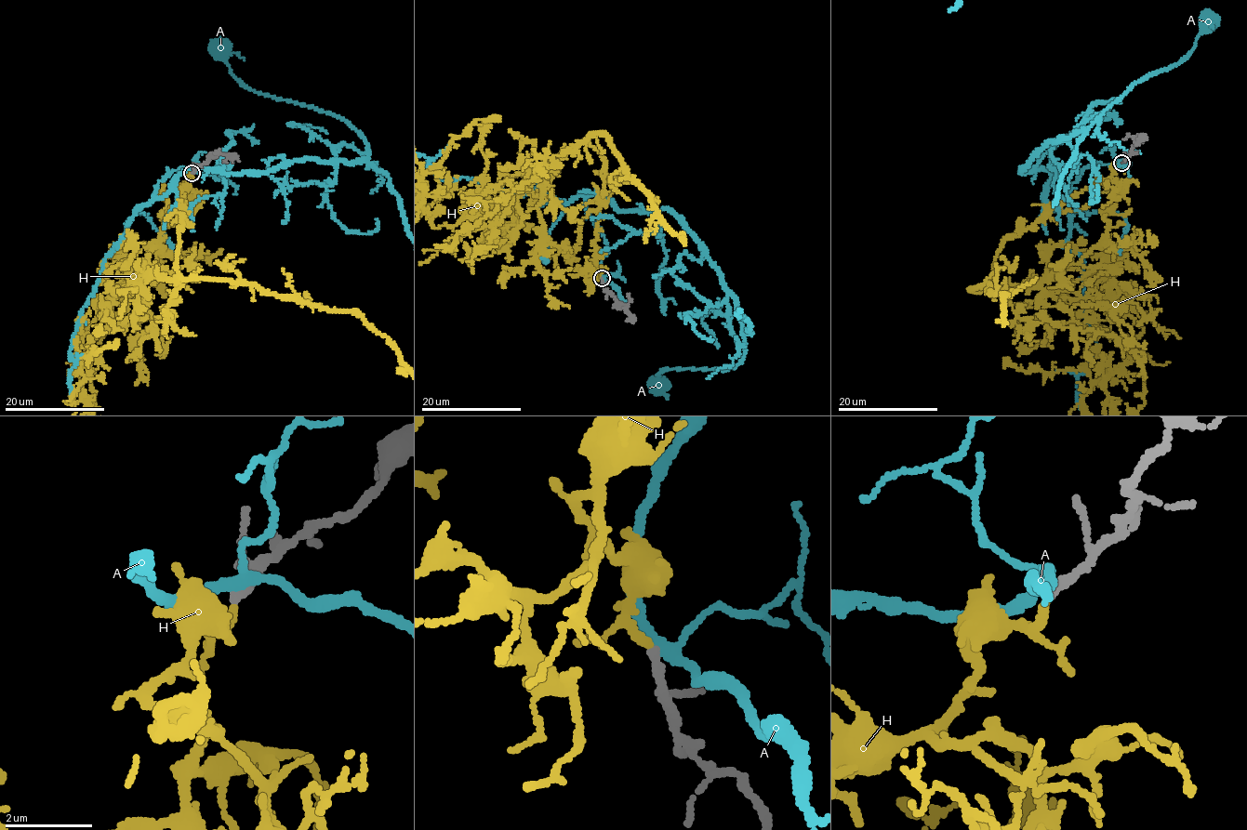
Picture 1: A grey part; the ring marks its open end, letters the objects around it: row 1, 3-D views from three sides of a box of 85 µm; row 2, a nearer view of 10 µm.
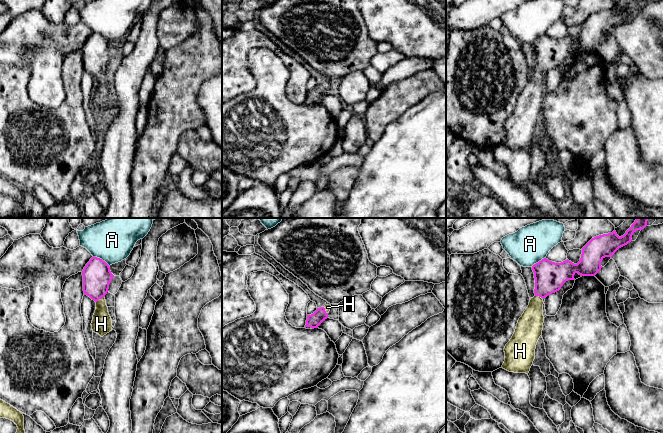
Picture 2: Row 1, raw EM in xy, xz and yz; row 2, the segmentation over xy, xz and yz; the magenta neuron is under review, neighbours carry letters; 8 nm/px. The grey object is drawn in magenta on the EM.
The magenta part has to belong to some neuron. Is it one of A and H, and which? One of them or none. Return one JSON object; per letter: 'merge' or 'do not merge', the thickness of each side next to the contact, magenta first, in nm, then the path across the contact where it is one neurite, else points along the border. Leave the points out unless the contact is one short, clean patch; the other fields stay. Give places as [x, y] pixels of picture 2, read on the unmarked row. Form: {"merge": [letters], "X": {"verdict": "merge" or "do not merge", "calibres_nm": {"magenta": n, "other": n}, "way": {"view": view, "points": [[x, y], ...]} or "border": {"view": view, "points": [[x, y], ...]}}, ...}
{"merge": ["H"], "A": {"verdict": "do not merge", "calibres_nm": {"magenta": 220, "other": 320}, "border": {"view": "xy", "points": [[93, 32], [101, 34], [109, 41]]}}, "H": {"verdict": "merge", "calibres_nm": {"magenta": 220, "other": 160}, "way": {"view": "xy", "points": [[97, 52], [97, 70], [100, 74], [101, 100]]}}}

